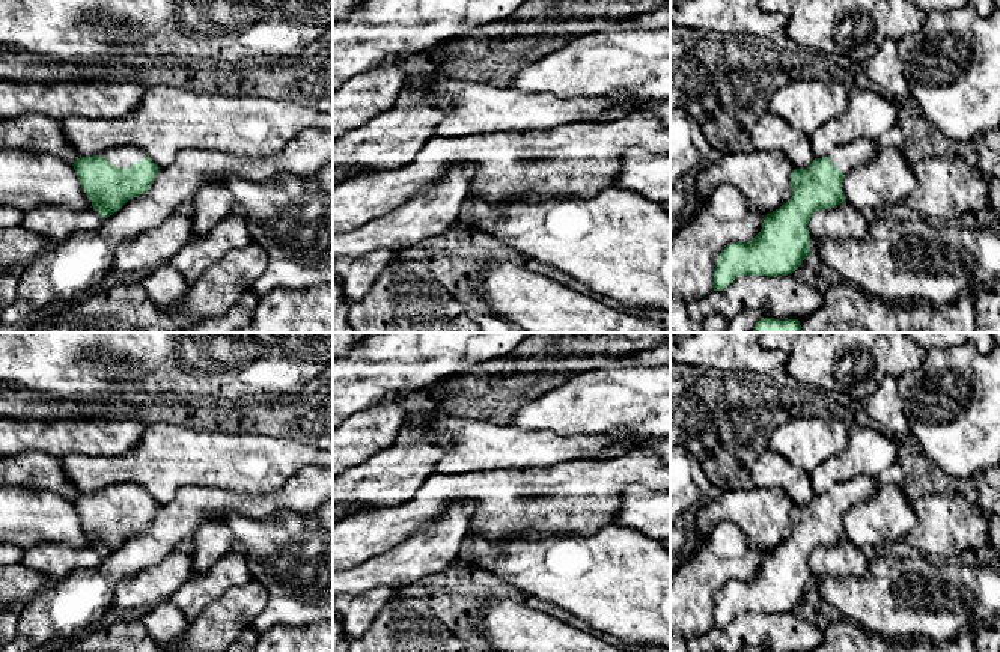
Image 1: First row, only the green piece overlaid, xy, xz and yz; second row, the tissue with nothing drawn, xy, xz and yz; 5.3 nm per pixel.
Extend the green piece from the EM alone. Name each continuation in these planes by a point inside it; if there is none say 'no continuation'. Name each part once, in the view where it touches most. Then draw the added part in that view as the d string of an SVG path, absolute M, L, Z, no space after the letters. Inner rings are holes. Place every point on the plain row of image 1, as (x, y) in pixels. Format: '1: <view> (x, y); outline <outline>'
1: xy (122, 494); outline M120 483L102 489L101 494L119 506L127 506L142 498L146 491L136 483Z

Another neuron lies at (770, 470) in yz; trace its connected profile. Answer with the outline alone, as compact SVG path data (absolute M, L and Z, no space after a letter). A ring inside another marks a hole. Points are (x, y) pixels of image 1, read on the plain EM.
M768 449L756 456L750 477L755 488L782 489L794 506L807 506L815 497L810 473Z

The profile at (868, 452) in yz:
M852 426L846 447L810 471L810 485L815 495L822 495L857 476L881 477L895 462L895 440L870 428Z

